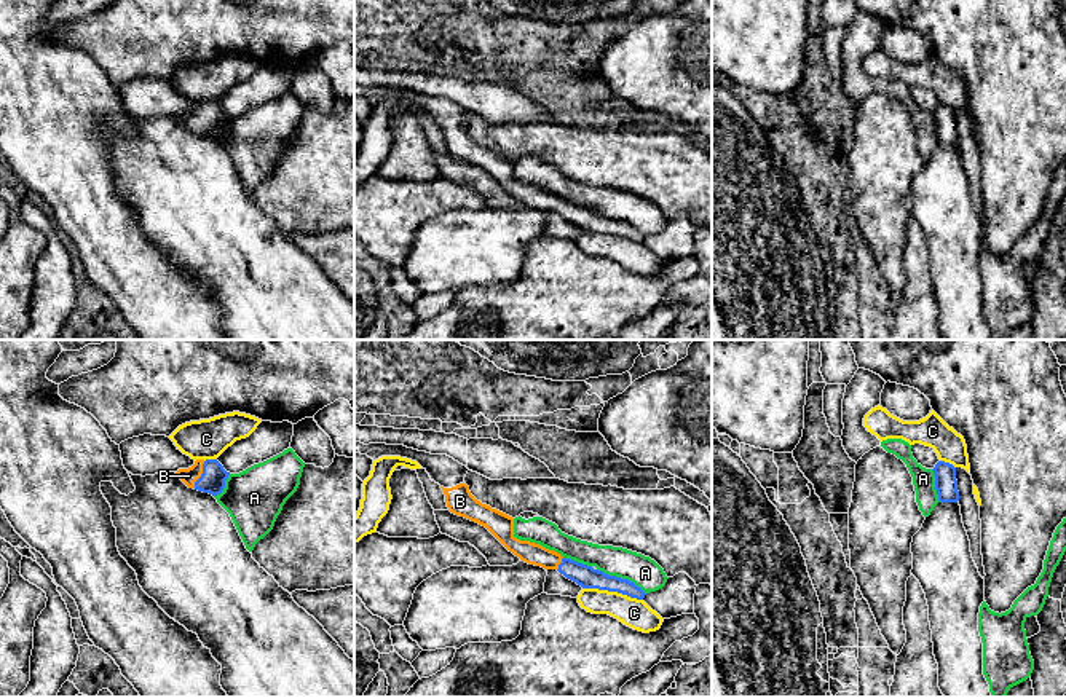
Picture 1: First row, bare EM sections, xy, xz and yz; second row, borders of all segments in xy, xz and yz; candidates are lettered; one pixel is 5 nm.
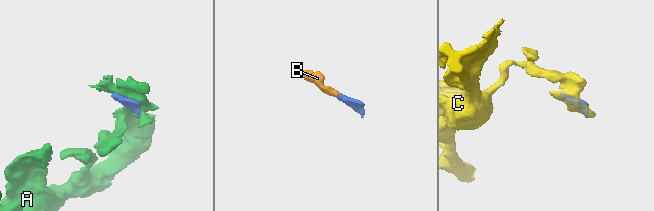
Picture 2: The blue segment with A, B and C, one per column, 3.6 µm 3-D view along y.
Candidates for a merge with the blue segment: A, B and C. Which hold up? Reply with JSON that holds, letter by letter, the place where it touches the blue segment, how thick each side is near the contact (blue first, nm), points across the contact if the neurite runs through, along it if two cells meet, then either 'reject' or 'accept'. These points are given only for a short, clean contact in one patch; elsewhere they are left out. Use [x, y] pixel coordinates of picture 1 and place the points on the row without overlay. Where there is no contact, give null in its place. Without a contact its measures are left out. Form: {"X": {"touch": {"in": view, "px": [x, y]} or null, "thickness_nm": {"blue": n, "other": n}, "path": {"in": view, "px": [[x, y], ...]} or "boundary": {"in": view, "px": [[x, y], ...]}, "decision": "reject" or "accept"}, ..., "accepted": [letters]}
{"A": {"touch": {"in": "xz", "px": [619, 220]}, "thickness_nm": {"blue": 110, "other": 160}, "decision": "reject"}, "B": {"touch": {"in": "xy", "px": [201, 118]}, "thickness_nm": {"blue": 130, "other": 80}, "path": {"in": "xy", "px": [[213, 122], [201, 118], [189, 118]]}, "decision": "accept"}, "C": {"touch": {"in": "xz", "px": [613, 233]}, "thickness_nm": {"blue": 110, "other": 150}, "decision": "reject"}, "accepted": ["B"]}

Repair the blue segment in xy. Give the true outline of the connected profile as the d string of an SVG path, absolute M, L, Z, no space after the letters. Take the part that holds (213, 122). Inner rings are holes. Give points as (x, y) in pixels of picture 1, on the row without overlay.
M196 102L188 112L179 112L177 120L188 129L217 139L225 131L230 115L217 102Z

